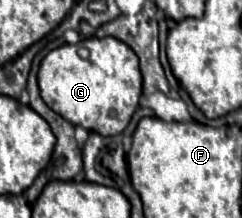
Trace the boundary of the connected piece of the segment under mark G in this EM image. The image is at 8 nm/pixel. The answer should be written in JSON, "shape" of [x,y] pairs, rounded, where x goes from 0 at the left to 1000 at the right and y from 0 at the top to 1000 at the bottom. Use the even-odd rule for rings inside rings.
{"shape":[[[364,174],[331,202],[264,202],[215,229],[165,294],[157,385],[174,459],[207,505],[273,541],[289,569],[339,578],[364,606],[405,606],[413,624],[496,615],[570,495],[587,431],[570,266],[479,174]],[[331,211],[372,229],[355,275],[322,257]]]}

